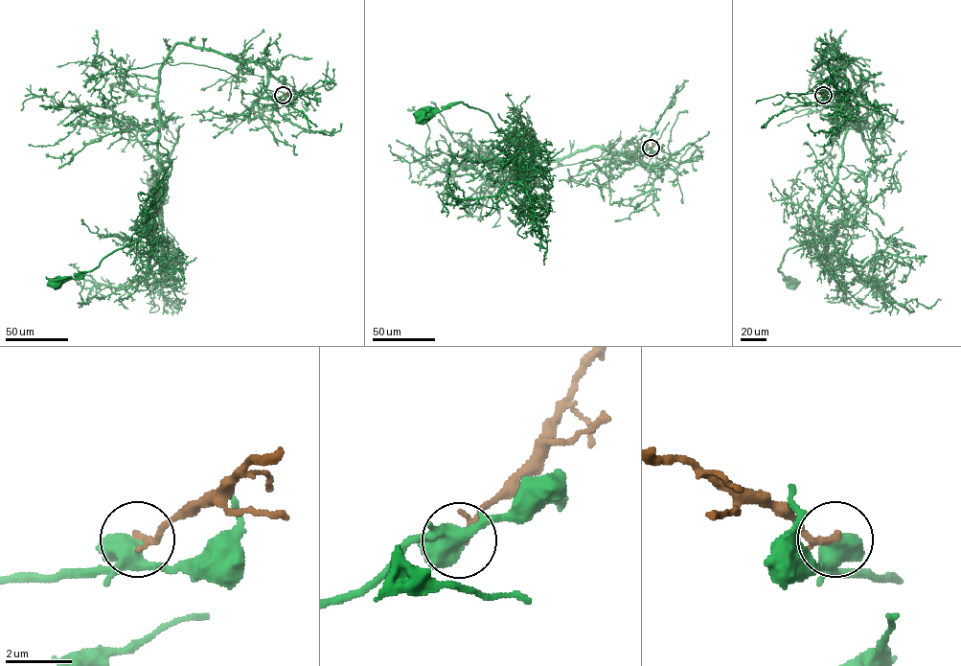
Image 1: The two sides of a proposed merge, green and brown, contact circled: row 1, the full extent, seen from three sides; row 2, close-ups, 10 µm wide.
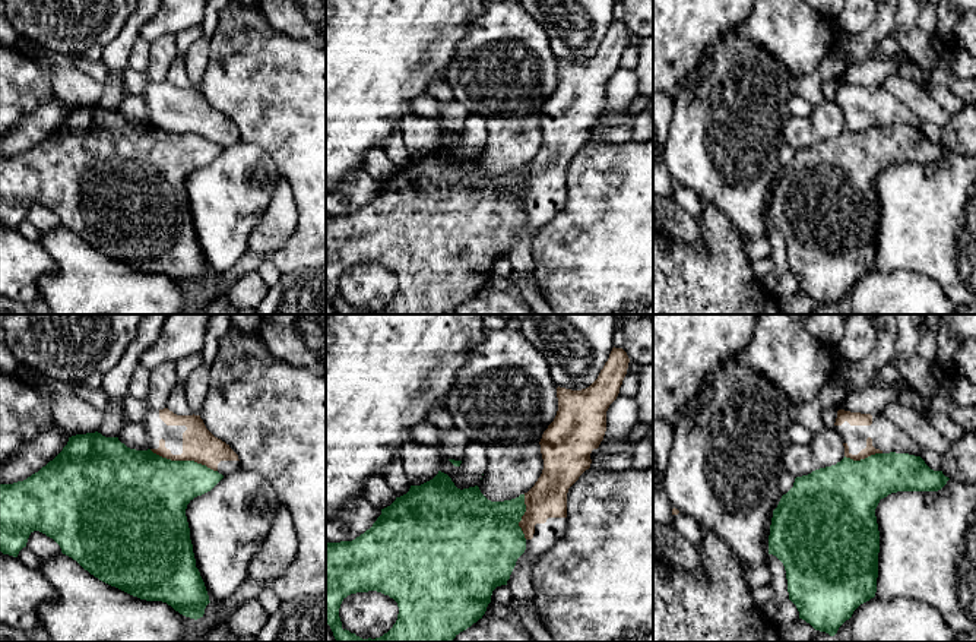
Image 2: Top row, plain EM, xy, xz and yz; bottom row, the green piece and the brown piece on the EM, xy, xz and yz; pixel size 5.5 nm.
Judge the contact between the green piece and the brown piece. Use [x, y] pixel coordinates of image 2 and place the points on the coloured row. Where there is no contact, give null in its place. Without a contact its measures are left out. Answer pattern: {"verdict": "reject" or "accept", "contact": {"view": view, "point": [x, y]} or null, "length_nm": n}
{"verdict": "reject", "contact": {"view": "xy", "point": [183, 461]}, "length_nm": 400}

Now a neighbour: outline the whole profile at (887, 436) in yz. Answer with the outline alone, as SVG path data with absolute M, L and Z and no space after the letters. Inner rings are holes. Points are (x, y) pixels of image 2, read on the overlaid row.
M839 409L834 428L843 439L845 456L853 461L890 452L920 456L920 446L882 411L861 414Z

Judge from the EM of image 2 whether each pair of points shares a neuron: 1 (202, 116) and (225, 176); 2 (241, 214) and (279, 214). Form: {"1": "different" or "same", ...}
{"1": "different", "2": "different"}

